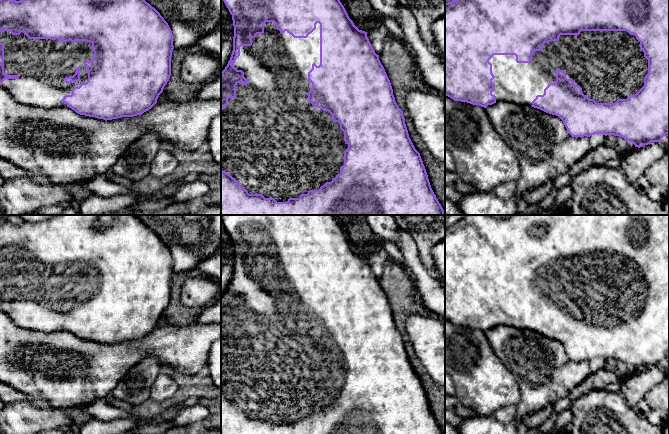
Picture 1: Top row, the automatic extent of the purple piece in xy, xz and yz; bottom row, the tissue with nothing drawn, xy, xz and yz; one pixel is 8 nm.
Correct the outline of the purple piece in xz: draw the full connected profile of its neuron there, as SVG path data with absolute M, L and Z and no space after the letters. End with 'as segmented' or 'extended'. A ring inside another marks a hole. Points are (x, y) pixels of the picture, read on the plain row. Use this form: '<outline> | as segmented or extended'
M221 215L221 222L232 239L234 250L233 275L221 296L221 434L443 434L431 412L420 377L409 361L403 335L395 325L379 279L372 272L367 256L354 249L334 215Z | extended

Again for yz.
M467 215L456 224L445 227L445 319L454 325L467 326L486 332L499 325L518 329L530 329L546 337L558 340L572 361L590 361L594 358L619 360L643 371L652 366L660 366L669 358L669 215L509 215L498 219L487 215Z | extended

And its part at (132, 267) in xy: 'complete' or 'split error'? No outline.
split error

